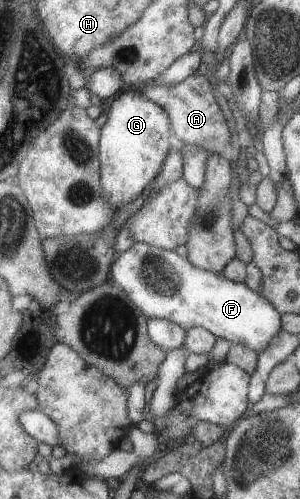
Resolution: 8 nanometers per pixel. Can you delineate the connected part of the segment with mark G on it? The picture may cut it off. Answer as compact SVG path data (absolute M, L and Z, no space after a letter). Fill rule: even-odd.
M125 88L119 92L109 105L105 124L100 128L98 160L99 160L99 183L101 183L101 199L113 209L113 213L123 207L125 203L131 203L141 197L155 179L155 176L163 167L163 159L167 157L171 132L170 121L167 113L155 103L145 99L139 88Z

